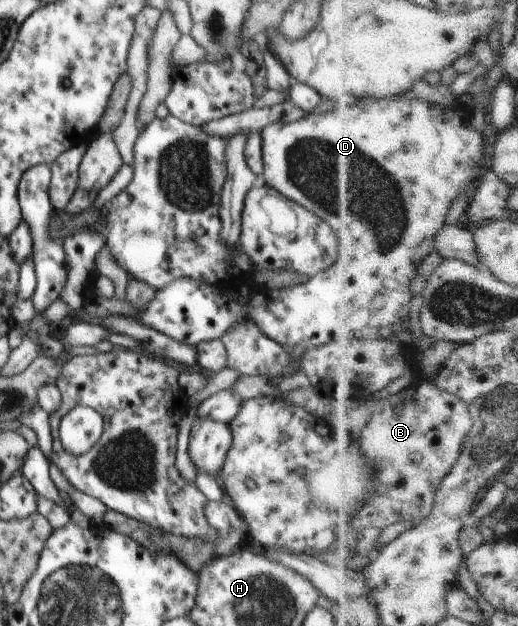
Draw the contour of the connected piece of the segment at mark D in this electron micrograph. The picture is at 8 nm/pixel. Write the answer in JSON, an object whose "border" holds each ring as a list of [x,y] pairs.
{"border":[[[385,98],[381,100],[369,99],[367,101],[361,101],[359,104],[351,107],[333,108],[327,112],[321,112],[321,114],[311,113],[303,114],[302,118],[298,119],[298,122],[293,123],[273,123],[270,126],[265,127],[261,131],[262,139],[262,158],[263,158],[263,175],[265,178],[265,185],[271,186],[274,190],[277,190],[280,194],[283,194],[285,198],[297,202],[302,209],[309,210],[312,214],[317,214],[318,218],[329,222],[329,227],[333,230],[335,235],[341,236],[341,261],[333,262],[329,270],[314,275],[311,278],[311,282],[305,282],[305,284],[298,284],[297,286],[291,286],[290,288],[281,288],[281,290],[269,289],[267,286],[255,285],[252,290],[252,297],[241,298],[239,292],[224,291],[221,286],[211,286],[211,284],[205,284],[205,282],[199,282],[199,280],[193,280],[193,278],[179,278],[179,280],[173,280],[171,284],[167,284],[165,288],[155,292],[153,300],[147,304],[145,310],[133,306],[127,298],[119,299],[116,296],[113,298],[103,298],[103,296],[94,296],[91,299],[87,299],[84,307],[87,310],[89,316],[95,316],[95,318],[109,318],[109,316],[129,316],[131,320],[139,320],[143,326],[151,326],[155,328],[159,334],[165,334],[177,342],[185,342],[193,347],[199,345],[199,342],[203,340],[219,340],[221,339],[227,330],[237,324],[237,322],[243,322],[245,318],[249,318],[251,322],[255,322],[261,332],[271,338],[274,342],[281,344],[285,350],[293,350],[293,348],[303,348],[304,351],[311,350],[311,348],[319,348],[327,342],[341,342],[341,340],[353,340],[355,338],[361,339],[373,339],[373,338],[387,338],[397,339],[401,336],[402,332],[409,331],[411,328],[411,302],[415,293],[411,291],[411,280],[417,280],[418,266],[429,256],[431,253],[435,253],[437,248],[437,236],[441,233],[441,230],[445,230],[447,226],[447,216],[449,216],[449,210],[461,193],[466,193],[469,189],[469,185],[476,180],[481,180],[480,168],[483,161],[485,149],[485,142],[483,141],[483,131],[477,131],[472,125],[475,109],[471,110],[471,106],[467,106],[465,102],[457,100],[455,106],[443,106],[443,104],[433,104],[429,100],[411,100],[411,98]]]}

